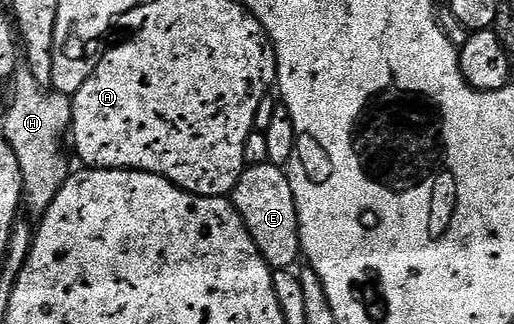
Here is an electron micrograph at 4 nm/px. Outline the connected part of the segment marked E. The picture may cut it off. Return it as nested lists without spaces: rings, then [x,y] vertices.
[[[270,162],[247,166],[234,187],[232,202],[267,265],[272,269],[293,268],[293,263],[300,259],[302,239],[298,235],[298,214],[289,174]]]

